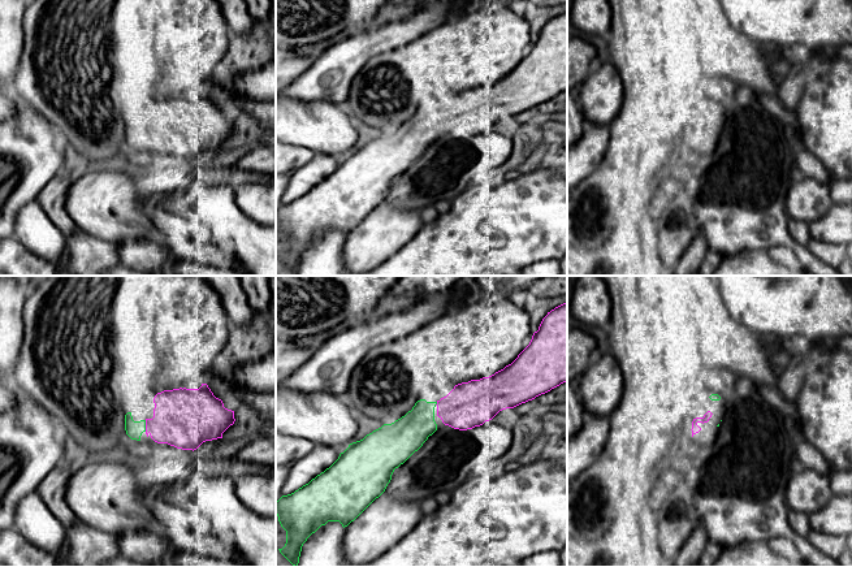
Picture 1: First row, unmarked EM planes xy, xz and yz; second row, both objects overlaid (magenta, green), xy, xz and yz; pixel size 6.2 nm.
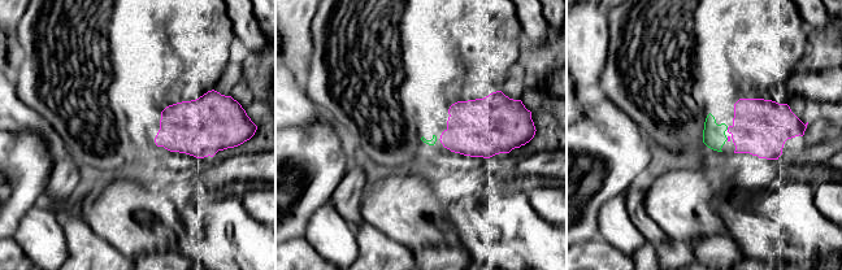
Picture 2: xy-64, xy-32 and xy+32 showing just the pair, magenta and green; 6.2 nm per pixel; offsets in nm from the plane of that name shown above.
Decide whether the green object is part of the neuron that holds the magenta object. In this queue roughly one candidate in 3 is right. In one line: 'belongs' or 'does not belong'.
belongs

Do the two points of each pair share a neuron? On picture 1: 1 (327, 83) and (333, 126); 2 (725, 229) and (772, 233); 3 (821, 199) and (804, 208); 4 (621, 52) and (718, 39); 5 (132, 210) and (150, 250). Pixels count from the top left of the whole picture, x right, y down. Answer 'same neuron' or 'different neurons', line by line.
1: different neurons
2: same neuron
3: same neuron
4: same neuron
5: different neurons

